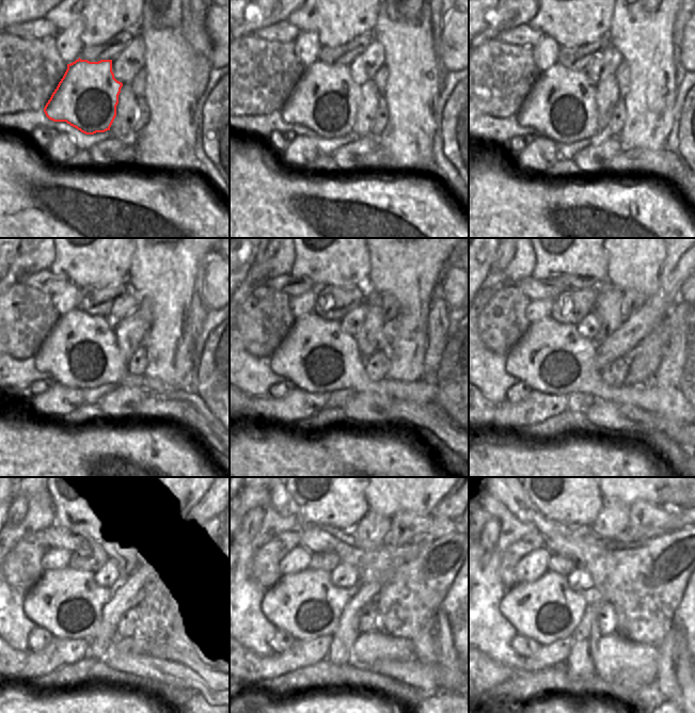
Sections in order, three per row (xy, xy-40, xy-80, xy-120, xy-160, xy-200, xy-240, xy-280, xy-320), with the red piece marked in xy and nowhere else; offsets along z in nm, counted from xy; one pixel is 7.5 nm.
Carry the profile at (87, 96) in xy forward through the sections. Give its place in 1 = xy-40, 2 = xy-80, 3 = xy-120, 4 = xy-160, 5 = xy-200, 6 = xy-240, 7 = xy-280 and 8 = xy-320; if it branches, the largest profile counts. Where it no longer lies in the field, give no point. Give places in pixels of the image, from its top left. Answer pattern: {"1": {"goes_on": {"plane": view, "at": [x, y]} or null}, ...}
{"1": {"goes_on": {"plane": "xy-40", "at": [325, 100]}}, "2": {"goes_on": {"plane": "xy-80", "at": [561, 107]}}, "3": {"goes_on": {"plane": "xy-120", "at": [80, 348]}}, "4": {"goes_on": {"plane": "xy-160", "at": [315, 352]}}, "5": {"goes_on": {"plane": "xy-200", "at": [549, 358]}}, "6": {"goes_on": {"plane": "xy-240", "at": [67, 602]}}, "7": {"goes_on": {"plane": "xy-280", "at": [306, 604]}}, "8": {"goes_on": {"plane": "xy-320", "at": [547, 609]}}}

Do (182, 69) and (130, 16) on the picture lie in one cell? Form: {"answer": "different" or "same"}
{"answer": "different"}

